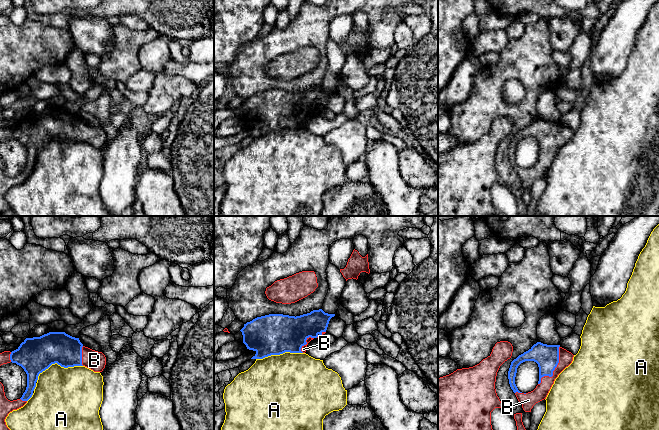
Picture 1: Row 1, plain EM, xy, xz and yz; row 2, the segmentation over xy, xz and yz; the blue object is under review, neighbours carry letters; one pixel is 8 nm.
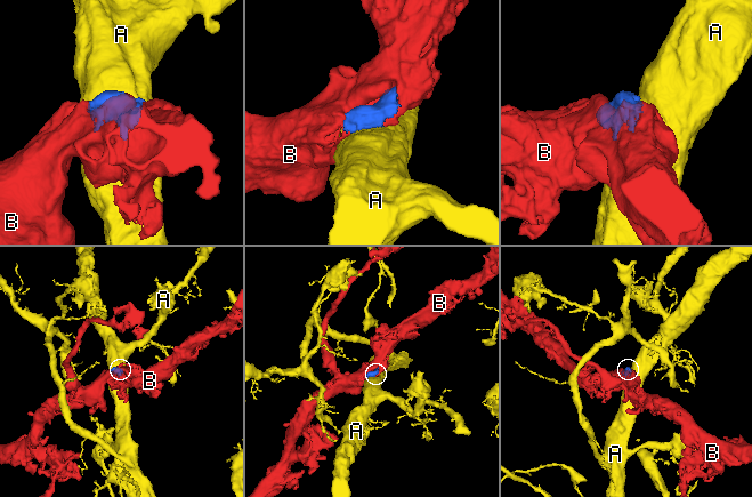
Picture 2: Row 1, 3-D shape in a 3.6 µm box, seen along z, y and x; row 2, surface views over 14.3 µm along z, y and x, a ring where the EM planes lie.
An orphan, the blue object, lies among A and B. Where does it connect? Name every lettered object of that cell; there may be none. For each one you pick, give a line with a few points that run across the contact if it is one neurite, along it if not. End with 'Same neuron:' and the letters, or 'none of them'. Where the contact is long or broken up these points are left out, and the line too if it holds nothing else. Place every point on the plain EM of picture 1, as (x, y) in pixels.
Same neuron: B

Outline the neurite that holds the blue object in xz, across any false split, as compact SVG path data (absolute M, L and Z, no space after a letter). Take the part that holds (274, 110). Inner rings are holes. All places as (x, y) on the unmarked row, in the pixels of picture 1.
M322 85L313 86L300 92L283 90L269 90L257 93L244 100L240 106L243 111L243 119L247 125L256 130L251 135L263 135L271 131L280 131L285 128L305 129L308 119L314 114L320 114L326 109L329 97L335 90L325 89Z

